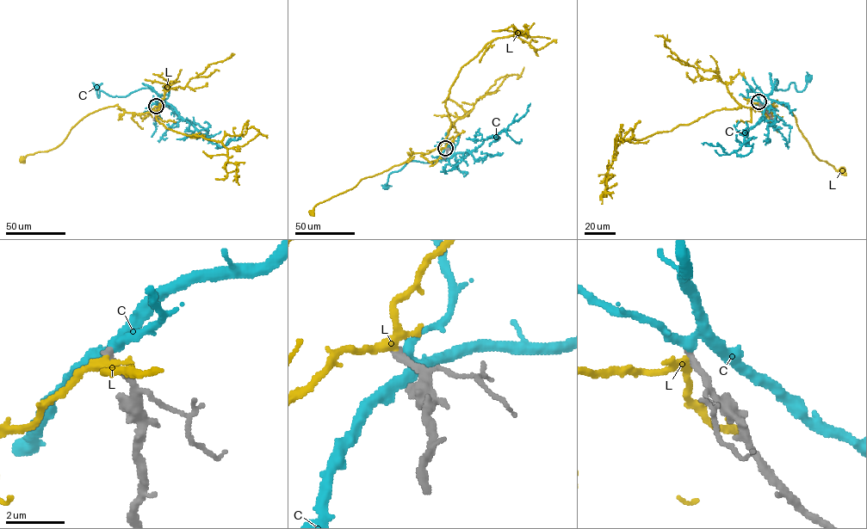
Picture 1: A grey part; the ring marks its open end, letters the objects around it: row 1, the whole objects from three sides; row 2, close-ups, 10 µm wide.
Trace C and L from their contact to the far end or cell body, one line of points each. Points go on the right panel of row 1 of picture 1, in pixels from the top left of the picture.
C: (758, 101), (758, 93), (768, 95), (775, 79), (776, 90), (787, 89), (794, 82), (801, 92), (809, 77)
L: (758, 102), (761, 112), (766, 112), (775, 101), (785, 106), (814, 154), (843, 170)

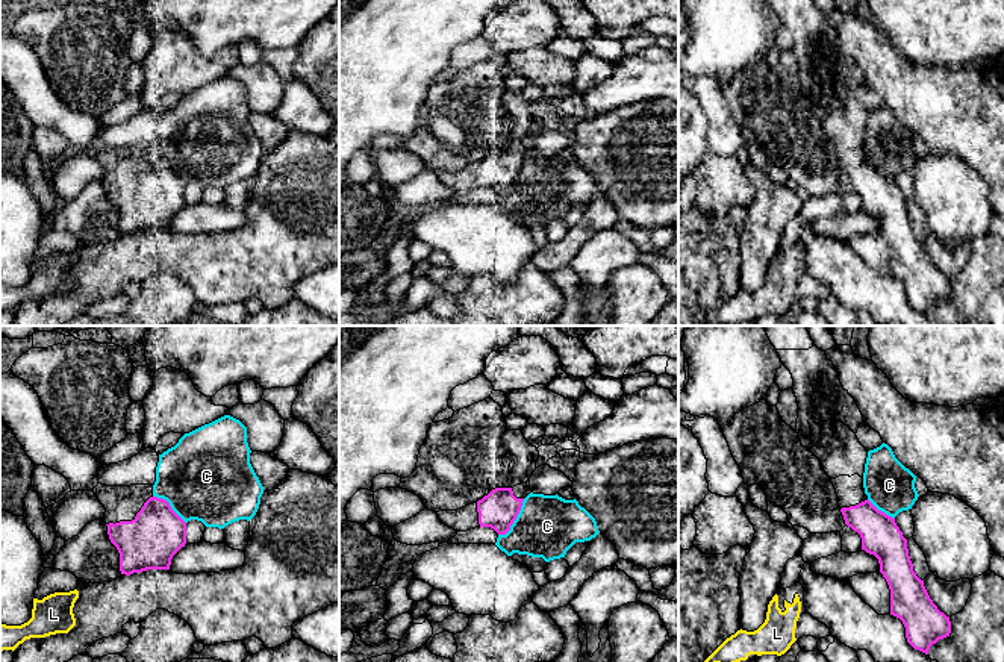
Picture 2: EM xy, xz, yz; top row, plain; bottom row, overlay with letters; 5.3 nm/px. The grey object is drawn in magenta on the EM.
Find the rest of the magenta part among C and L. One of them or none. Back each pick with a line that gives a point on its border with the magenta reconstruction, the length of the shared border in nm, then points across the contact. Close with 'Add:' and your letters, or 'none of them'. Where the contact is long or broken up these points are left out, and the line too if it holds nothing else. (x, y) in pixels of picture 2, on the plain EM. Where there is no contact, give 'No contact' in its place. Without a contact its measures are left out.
Add: none of them

